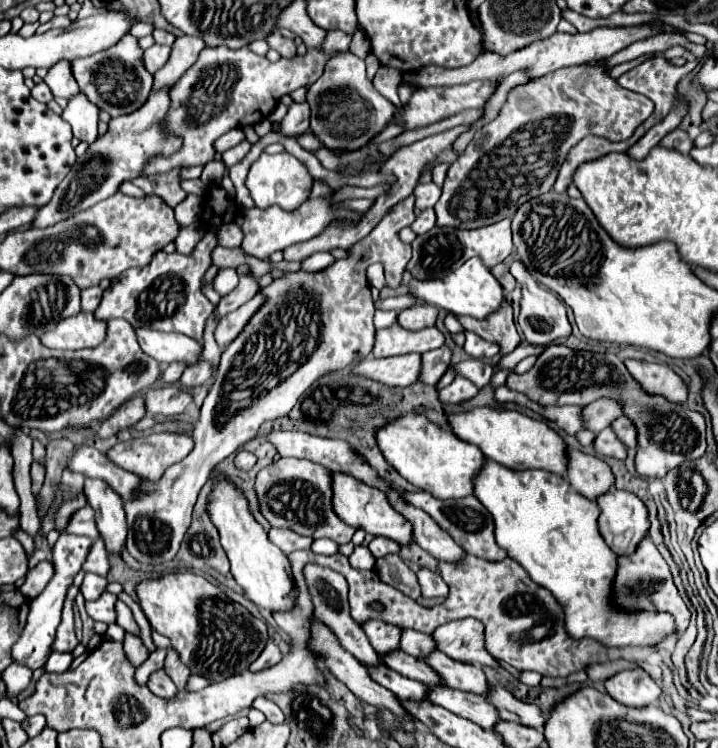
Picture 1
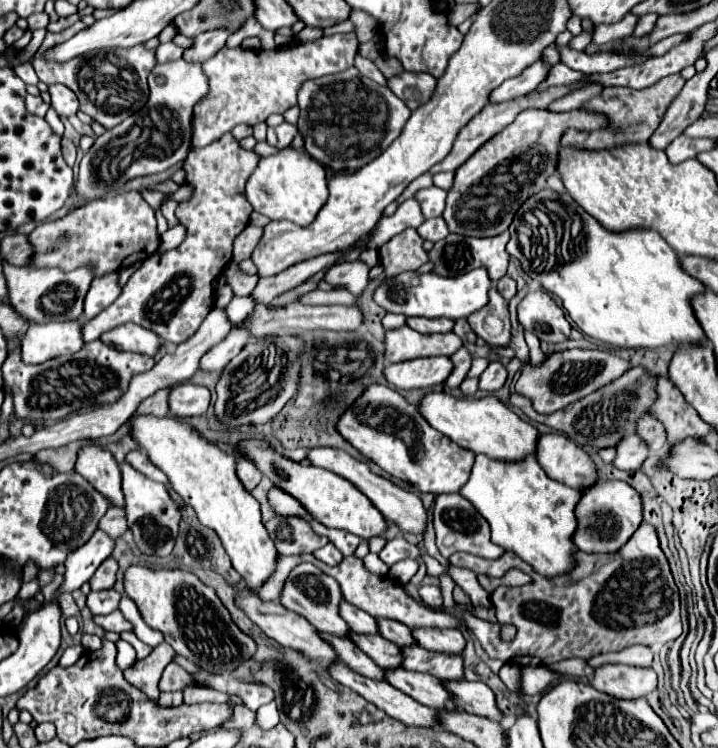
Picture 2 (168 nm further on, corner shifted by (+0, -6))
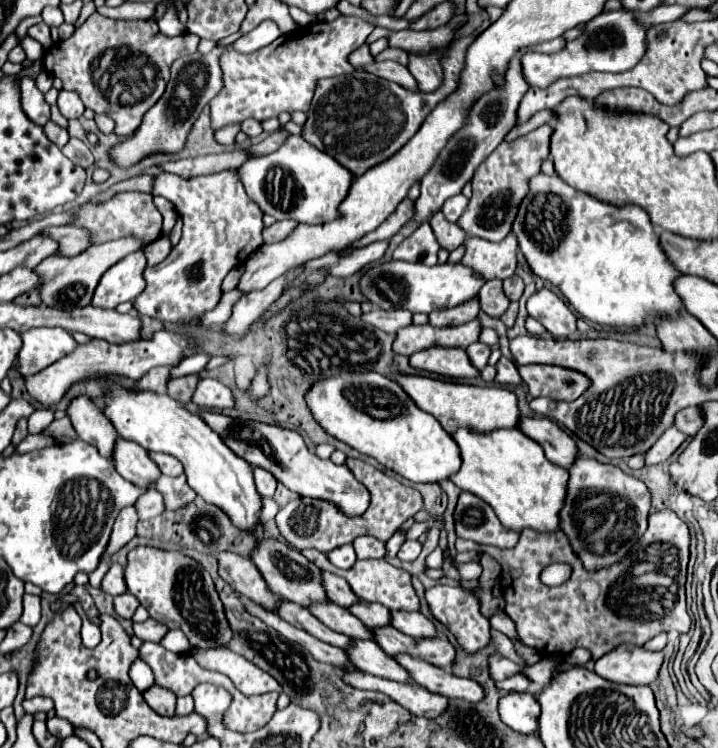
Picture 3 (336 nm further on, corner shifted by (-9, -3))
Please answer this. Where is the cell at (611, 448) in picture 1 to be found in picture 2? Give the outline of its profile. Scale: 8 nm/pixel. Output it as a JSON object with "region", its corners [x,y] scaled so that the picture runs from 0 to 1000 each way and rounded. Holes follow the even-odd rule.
{"region":[[[879,582],[879,584],[870,584],[859,595],[859,611],[857,611],[854,622],[865,630],[884,630],[896,622],[901,608],[904,608],[901,592],[893,584]]]}

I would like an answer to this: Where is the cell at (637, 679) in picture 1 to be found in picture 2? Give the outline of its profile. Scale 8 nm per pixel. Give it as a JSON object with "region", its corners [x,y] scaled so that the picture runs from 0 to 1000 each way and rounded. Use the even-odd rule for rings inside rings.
{"region":[[[837,889],[829,894],[820,913],[845,929],[854,932],[898,932],[912,924],[915,902],[907,892],[879,892],[879,889]]]}

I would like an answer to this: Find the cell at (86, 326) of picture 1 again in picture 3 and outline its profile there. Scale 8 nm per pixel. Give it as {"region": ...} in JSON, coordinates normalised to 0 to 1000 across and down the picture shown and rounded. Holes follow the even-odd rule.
{"region":[[[61,436],[45,439],[31,447],[31,465],[25,471],[28,500],[50,500],[64,489],[84,481],[89,473],[106,468],[106,455],[100,444],[84,436]]]}

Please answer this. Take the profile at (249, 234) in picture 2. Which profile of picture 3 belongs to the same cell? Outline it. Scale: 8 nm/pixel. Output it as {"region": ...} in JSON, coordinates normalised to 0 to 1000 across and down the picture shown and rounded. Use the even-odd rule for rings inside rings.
{"region":[[[390,294],[390,297],[382,297],[379,302],[368,305],[365,307],[365,318],[368,318],[368,326],[376,326],[376,324],[390,324],[396,321],[412,302],[415,297],[407,297],[407,294]]]}

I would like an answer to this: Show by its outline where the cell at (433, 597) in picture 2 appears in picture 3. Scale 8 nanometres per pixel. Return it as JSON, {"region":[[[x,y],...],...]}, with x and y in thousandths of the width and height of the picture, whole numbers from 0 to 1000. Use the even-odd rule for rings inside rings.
{"region":[[[610,781],[599,789],[593,789],[593,805],[596,805],[602,821],[607,824],[607,829],[621,834],[627,840],[627,845],[638,853],[638,858],[652,872],[671,869],[680,861],[680,856],[682,856],[682,832],[669,821],[666,799],[657,791],[630,786],[630,783],[621,783],[621,781]]]}

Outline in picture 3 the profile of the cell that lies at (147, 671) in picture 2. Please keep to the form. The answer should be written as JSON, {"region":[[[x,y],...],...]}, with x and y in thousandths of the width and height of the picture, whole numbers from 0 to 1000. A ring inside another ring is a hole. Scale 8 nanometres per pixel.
{"region":[[[209,917],[206,922],[198,925],[201,936],[206,939],[206,944],[226,955],[226,957],[242,957],[242,947],[245,947],[245,930],[237,922],[228,922],[223,917]]]}

